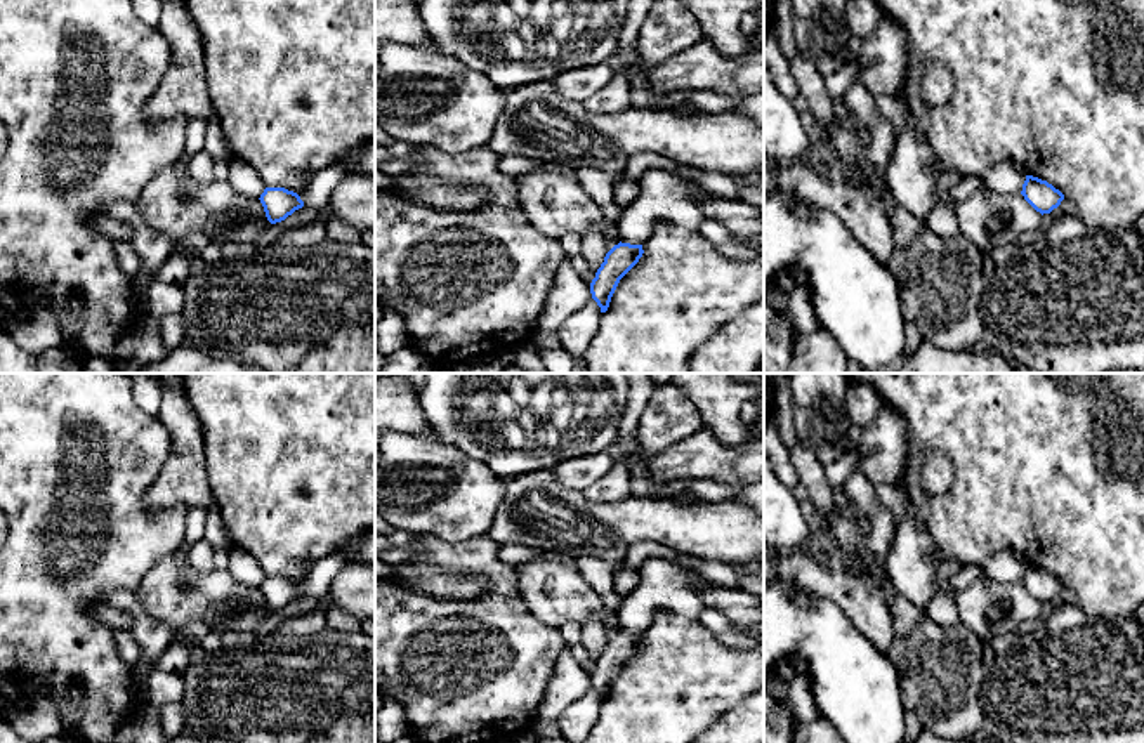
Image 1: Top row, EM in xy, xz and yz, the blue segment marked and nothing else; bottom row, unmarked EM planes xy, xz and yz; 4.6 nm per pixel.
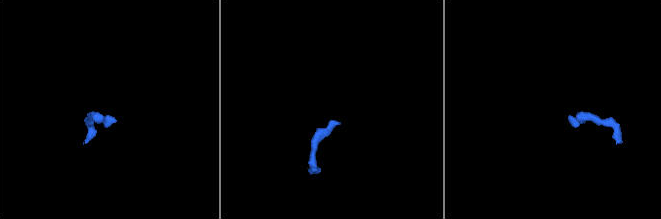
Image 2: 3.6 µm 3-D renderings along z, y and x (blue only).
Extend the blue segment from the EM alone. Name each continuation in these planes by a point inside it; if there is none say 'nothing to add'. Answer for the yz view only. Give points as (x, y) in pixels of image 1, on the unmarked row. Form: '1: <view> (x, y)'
nothing to add

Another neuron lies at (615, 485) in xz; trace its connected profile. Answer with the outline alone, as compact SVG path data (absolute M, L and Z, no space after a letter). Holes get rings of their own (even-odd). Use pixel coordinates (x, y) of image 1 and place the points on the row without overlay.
M616 462L602 477L585 488L583 495L595 503L616 503L632 496L628 464Z

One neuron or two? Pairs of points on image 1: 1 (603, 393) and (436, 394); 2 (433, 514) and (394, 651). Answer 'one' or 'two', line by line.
1: one
2: two

